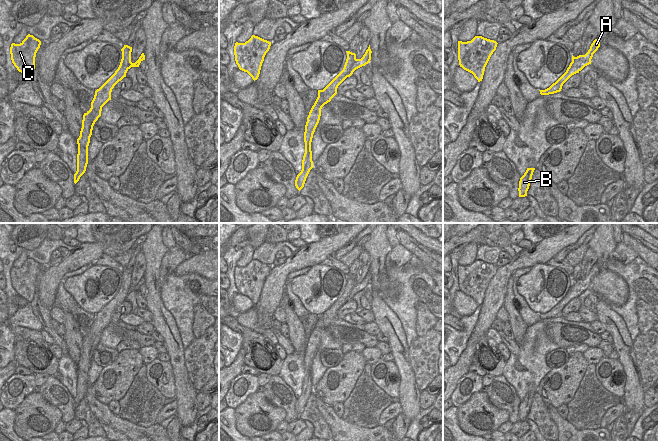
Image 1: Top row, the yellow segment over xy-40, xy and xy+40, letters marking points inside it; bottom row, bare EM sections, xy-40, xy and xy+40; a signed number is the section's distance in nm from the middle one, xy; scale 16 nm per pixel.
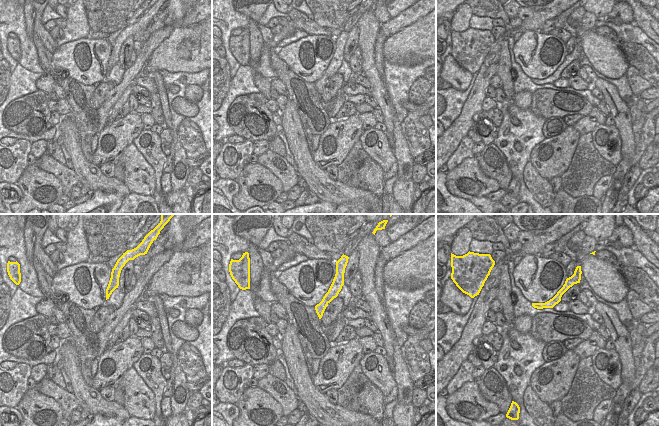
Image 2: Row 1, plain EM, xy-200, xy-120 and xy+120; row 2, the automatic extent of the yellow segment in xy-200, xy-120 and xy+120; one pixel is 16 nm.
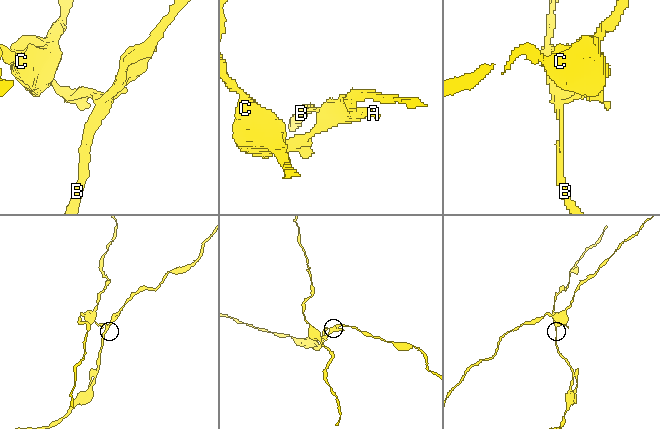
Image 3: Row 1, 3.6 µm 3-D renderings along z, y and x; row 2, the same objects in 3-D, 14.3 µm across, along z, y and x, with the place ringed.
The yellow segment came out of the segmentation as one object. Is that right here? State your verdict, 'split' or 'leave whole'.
split

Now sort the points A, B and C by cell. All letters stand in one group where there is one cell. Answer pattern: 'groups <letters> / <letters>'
groups A C / B

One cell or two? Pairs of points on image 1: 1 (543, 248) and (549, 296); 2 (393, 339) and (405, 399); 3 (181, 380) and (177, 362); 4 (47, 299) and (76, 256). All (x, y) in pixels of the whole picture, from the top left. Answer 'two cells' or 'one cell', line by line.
1: two cells
2: one cell
3: one cell
4: one cell

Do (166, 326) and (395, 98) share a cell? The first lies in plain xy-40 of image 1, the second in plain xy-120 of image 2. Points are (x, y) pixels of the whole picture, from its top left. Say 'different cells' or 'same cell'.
different cells

